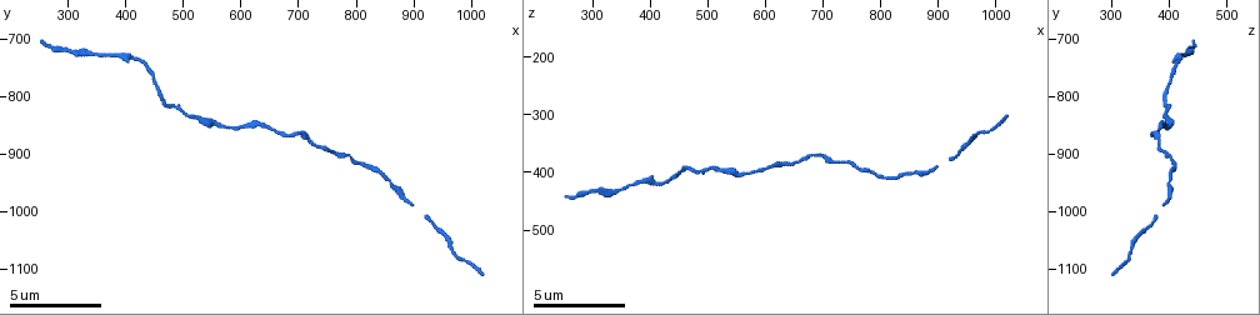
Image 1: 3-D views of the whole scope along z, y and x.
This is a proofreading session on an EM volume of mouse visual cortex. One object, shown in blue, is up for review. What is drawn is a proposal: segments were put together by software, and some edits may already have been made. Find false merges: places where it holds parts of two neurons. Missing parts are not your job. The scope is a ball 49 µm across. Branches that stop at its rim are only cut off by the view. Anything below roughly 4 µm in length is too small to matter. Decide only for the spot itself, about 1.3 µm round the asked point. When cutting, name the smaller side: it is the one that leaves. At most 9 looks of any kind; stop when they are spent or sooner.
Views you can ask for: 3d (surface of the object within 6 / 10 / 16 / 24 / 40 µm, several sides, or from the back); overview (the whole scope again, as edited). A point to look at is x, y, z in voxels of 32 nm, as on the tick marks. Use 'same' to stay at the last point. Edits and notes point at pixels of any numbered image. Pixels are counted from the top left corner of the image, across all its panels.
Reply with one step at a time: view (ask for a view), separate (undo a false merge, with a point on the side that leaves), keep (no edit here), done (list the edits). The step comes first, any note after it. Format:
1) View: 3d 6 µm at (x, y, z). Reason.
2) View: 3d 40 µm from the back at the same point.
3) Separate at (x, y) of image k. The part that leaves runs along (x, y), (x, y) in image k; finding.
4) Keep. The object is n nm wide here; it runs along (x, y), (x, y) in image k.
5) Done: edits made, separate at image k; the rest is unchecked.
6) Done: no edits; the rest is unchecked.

View: 3d 6 µm at (835, 930, 410). Thick turns thin.

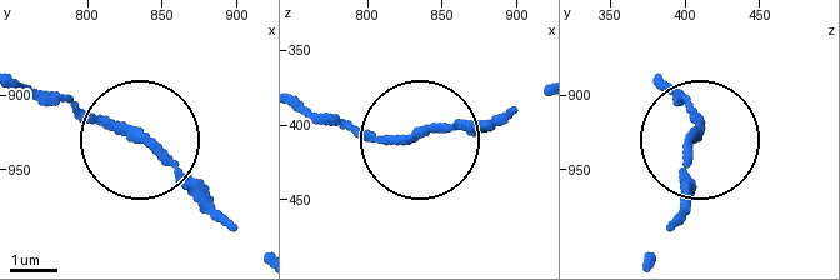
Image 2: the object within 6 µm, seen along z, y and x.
Keep. It runs along (30, 85), (138, 136), (218, 216) in image 2; all the same neuron.

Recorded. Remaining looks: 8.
View: 3d 10 µm at (665, 860, 370).

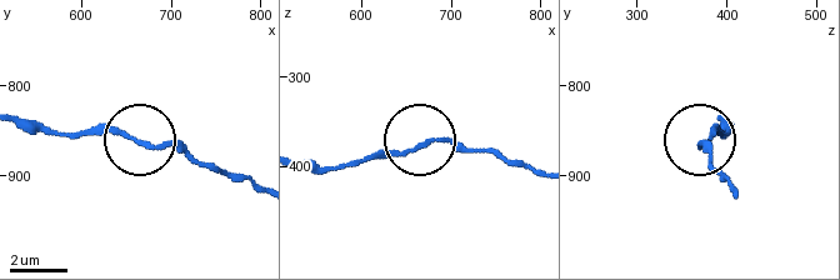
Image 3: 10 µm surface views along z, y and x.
Keep. The object is 130 nm wide here; it runs along (135, 143), (169, 143), (216, 165) in image 3; continuous, no second neuron.

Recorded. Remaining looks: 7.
View: 3d 16 µm at (360, 725, 425). A narrow waist.

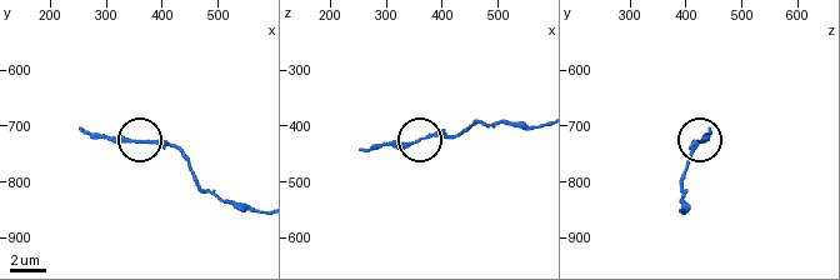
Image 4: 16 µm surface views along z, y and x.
Keep. The object is 160 nm wide here; it runs along (538, 125), (476, 121), (451, 134), (373, 144) in image 4; continuous, no second neuron.

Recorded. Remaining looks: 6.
View: 3d 10 µm at (510, 835, 390). Thick turns thin.

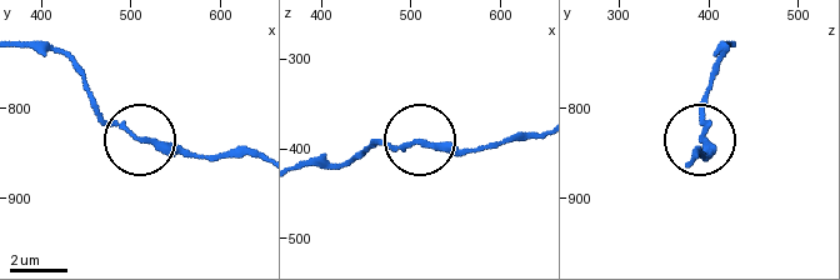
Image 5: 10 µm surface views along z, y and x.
View: 3d 10 µm from the back at (510, 835, 390). From behind.

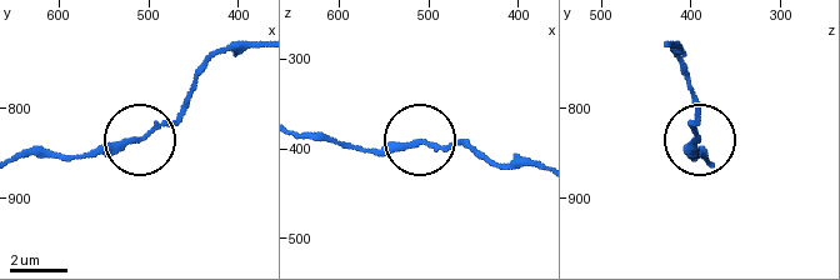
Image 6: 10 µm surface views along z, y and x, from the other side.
Keep. It runs along (301, 134), (365, 149), (416, 141), (471, 146) in image 6; all the same neuron.

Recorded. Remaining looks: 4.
Done: no edits; the rest is unchecked.

